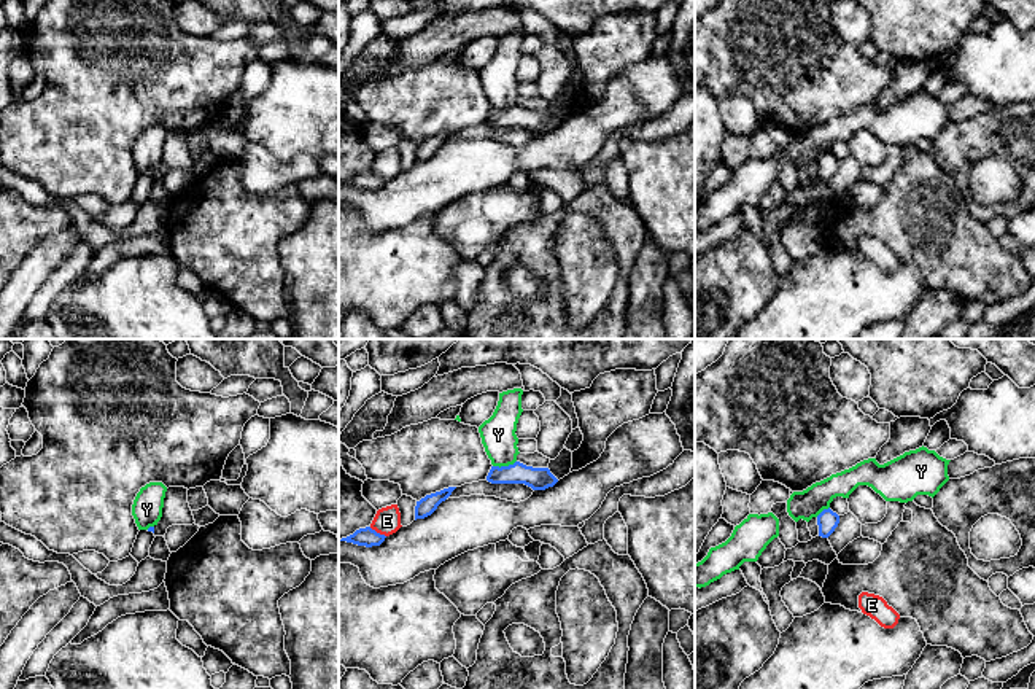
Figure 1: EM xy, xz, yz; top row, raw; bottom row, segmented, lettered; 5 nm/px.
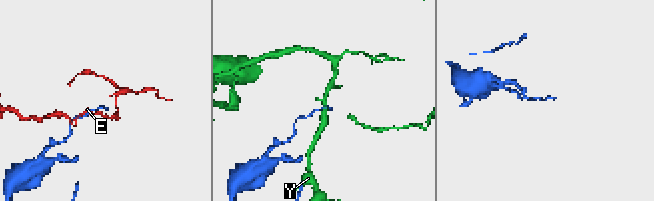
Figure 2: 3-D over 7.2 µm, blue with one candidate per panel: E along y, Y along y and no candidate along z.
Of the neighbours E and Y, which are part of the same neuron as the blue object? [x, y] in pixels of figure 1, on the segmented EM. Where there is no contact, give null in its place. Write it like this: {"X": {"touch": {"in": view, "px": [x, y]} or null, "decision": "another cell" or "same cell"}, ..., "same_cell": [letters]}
{"E": {"touch": {"in": "xz", "px": [376, 532]}, "decision": "another cell"}, "Y": {"touch": {"in": "xz", "px": [504, 467]}, "decision": "another cell"}, "same_cell": []}

